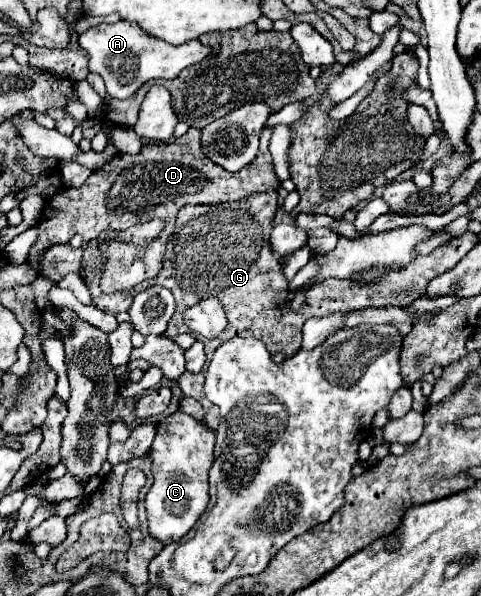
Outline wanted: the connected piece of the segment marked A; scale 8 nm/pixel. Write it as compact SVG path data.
M123 20L115 24L99 24L95 28L89 28L79 36L79 46L85 50L89 58L89 70L101 74L107 86L107 94L119 100L133 96L149 80L177 78L183 68L201 62L211 50L209 46L203 46L199 40L185 42L181 46L171 46L163 40L143 34L139 26L131 26L131 22Z

